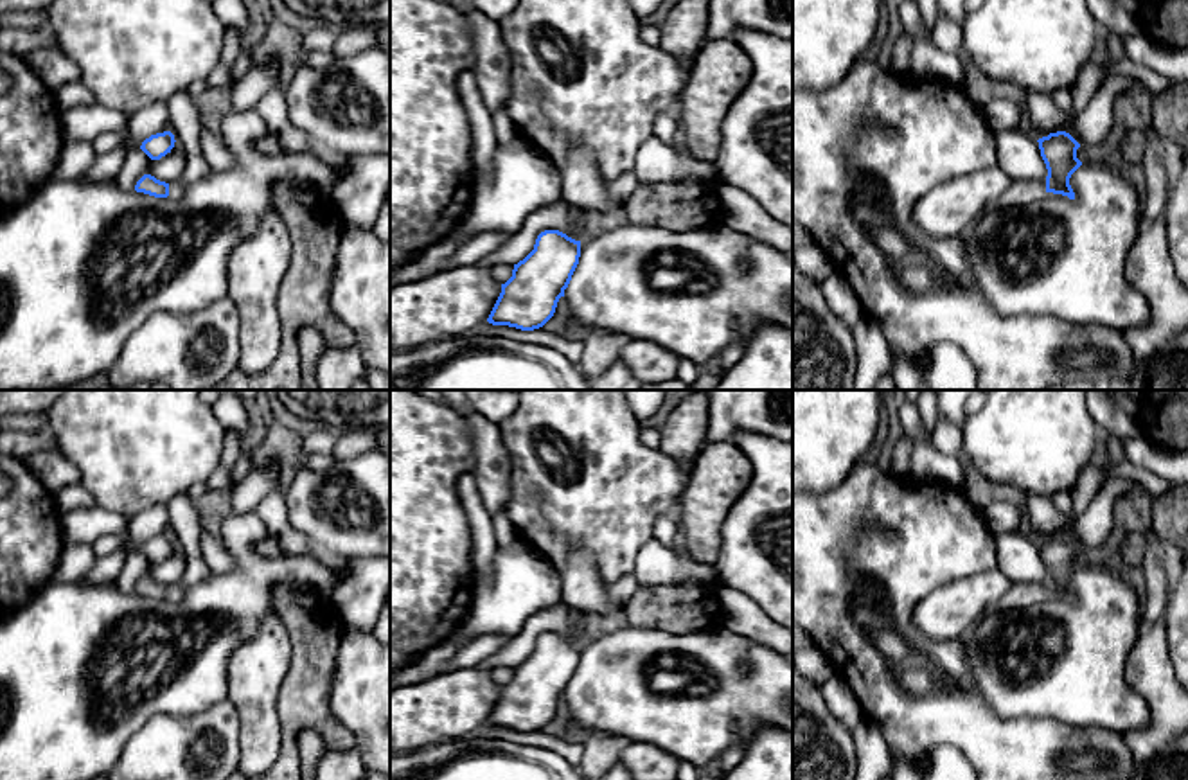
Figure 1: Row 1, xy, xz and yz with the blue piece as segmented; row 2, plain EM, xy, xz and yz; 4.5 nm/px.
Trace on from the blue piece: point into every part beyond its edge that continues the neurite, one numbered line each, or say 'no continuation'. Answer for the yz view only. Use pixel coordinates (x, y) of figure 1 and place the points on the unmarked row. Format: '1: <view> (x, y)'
1: yz (1021, 595)

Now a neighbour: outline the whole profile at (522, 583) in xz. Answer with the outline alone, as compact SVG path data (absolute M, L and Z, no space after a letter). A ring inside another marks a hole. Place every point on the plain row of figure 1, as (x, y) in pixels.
M518 534L507 550L496 550L491 575L476 581L465 618L449 640L514 636L530 616L557 604L561 572Z

